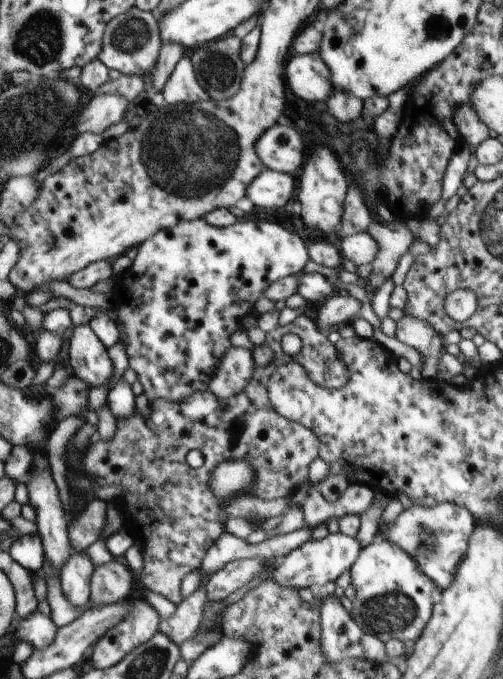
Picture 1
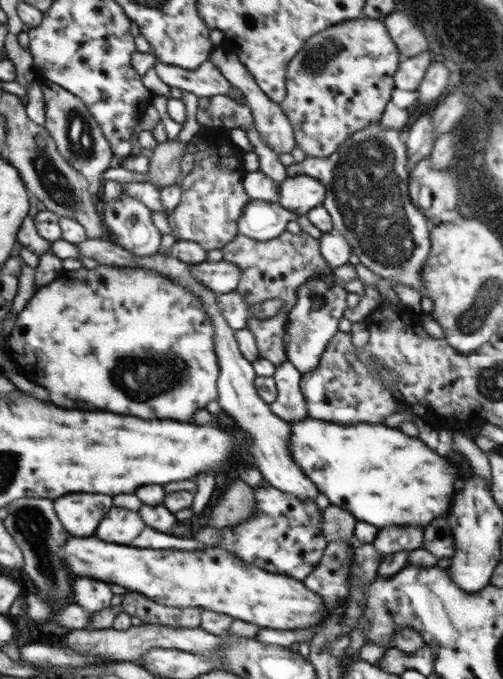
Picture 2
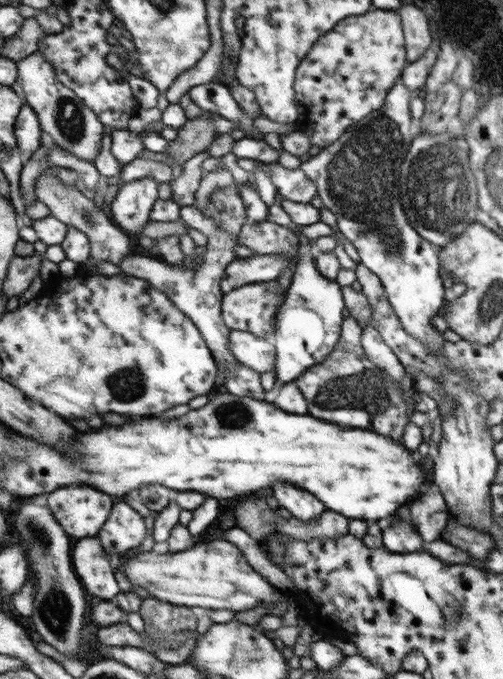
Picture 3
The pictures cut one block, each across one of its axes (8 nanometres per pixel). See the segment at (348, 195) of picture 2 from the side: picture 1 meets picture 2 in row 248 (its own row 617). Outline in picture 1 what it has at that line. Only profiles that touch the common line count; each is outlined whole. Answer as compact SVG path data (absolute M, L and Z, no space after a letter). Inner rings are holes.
M380 534L365 546L358 555L356 562L349 568L351 583L356 588L356 597L353 599L351 617L354 622L365 632L376 635L383 643L390 639L414 641L419 638L423 628L434 613L432 608L432 594L436 592L436 583L420 568L420 565L396 543L383 539Z

